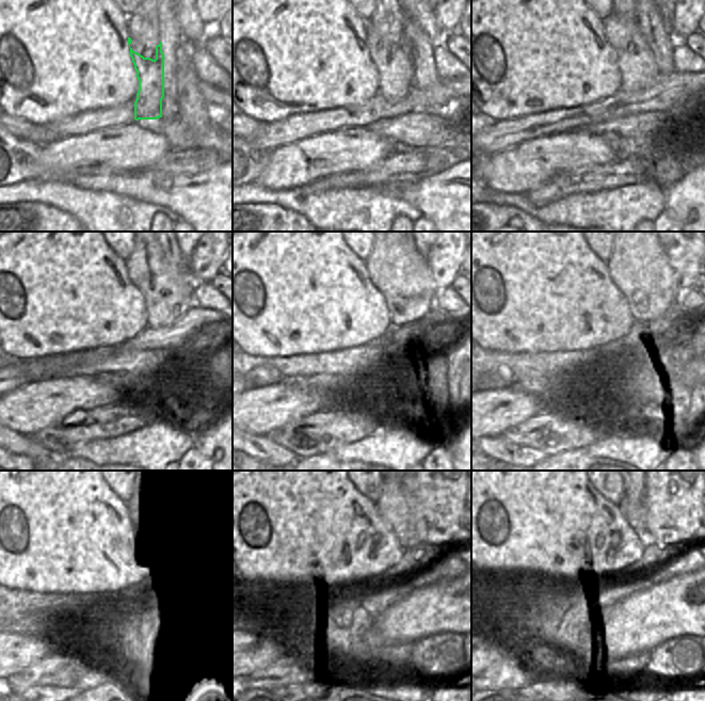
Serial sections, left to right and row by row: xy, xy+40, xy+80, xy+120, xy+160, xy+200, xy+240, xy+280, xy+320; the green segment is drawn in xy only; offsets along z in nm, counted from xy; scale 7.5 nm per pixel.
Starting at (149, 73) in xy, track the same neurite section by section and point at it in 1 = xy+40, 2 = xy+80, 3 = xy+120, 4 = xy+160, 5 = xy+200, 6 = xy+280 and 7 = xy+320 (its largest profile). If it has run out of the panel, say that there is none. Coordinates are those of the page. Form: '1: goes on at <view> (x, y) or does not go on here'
1: goes on at xy+40 (395, 66)
2: goes on at xy+80 (638, 69)
3: goes on at xy+120 (146, 265)
4: goes on at xy+160 (386, 261)
5: goes on at xy+200 (625, 265)
6: goes on at xy+280 (391, 504)
7: goes on at xy+320 (635, 513)

